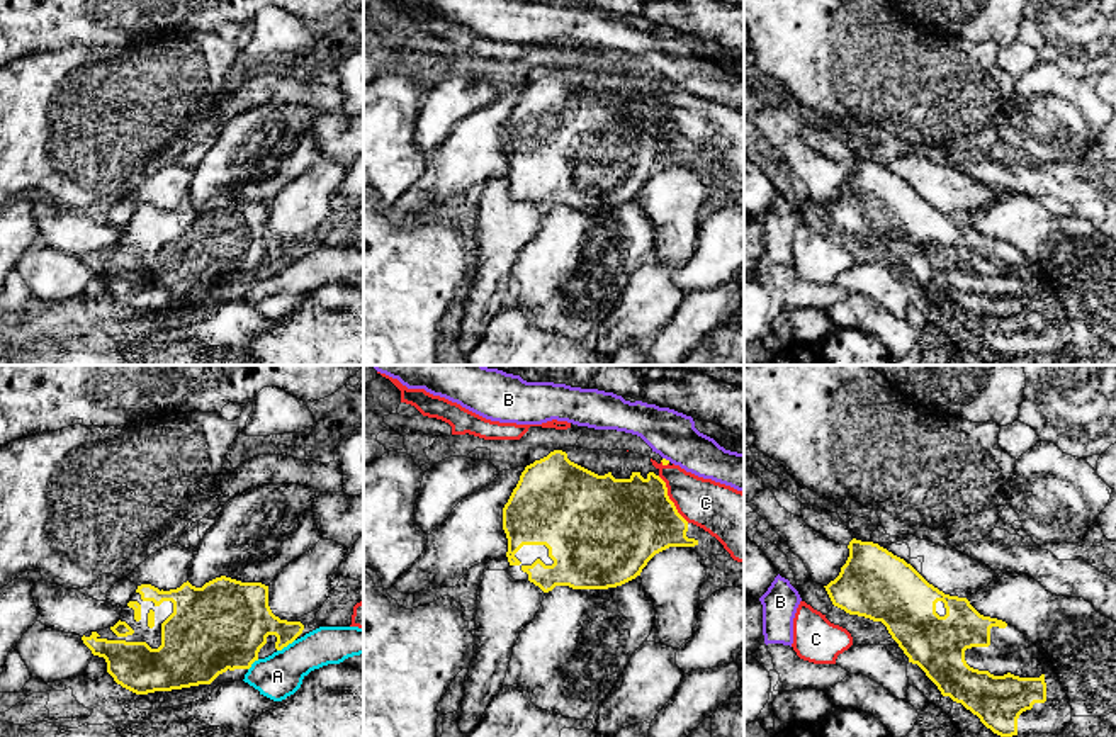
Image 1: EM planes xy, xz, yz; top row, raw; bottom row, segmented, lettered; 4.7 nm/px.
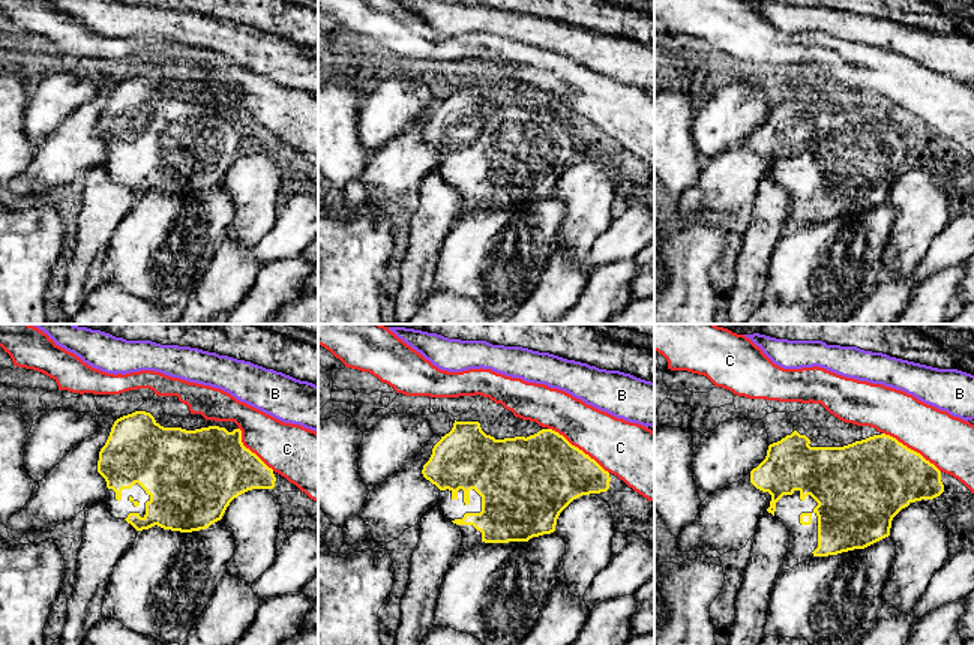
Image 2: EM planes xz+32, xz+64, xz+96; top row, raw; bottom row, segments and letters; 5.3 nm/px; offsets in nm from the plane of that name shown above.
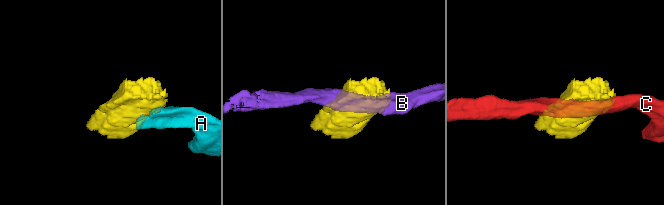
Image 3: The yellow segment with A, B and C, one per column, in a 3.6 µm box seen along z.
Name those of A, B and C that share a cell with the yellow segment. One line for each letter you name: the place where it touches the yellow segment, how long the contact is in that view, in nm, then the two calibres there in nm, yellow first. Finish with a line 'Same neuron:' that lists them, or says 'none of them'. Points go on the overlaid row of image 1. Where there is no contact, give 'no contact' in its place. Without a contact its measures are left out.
Same neuron: none of them

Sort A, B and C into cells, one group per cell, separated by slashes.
A / B / C

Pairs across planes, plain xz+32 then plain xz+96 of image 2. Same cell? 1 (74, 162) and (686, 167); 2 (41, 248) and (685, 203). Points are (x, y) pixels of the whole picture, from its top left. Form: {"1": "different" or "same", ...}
{"1": "different", "2": "different"}

